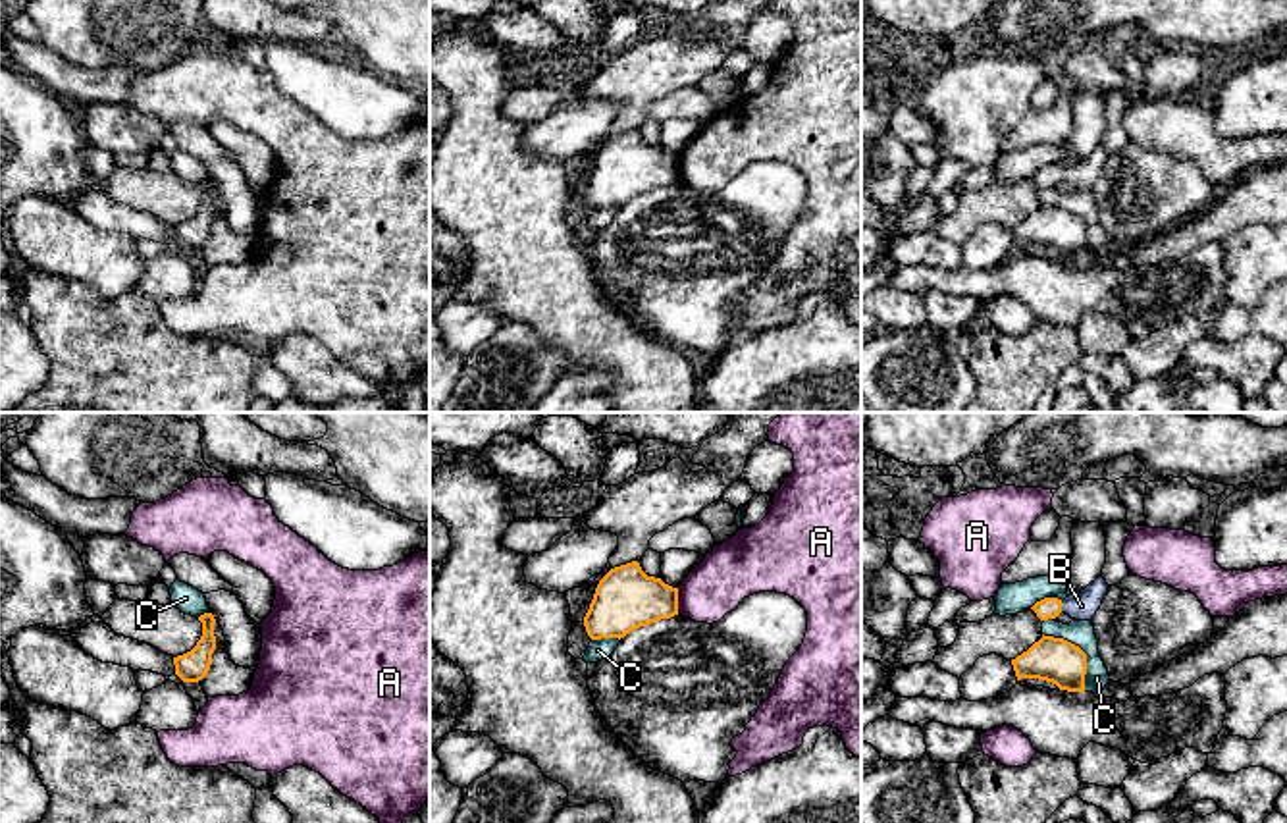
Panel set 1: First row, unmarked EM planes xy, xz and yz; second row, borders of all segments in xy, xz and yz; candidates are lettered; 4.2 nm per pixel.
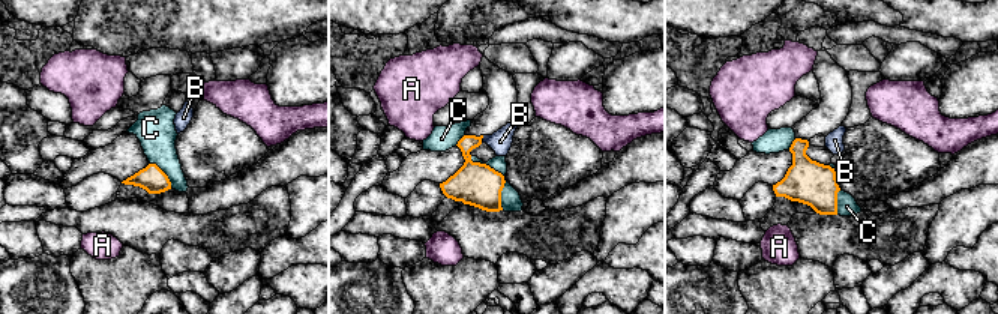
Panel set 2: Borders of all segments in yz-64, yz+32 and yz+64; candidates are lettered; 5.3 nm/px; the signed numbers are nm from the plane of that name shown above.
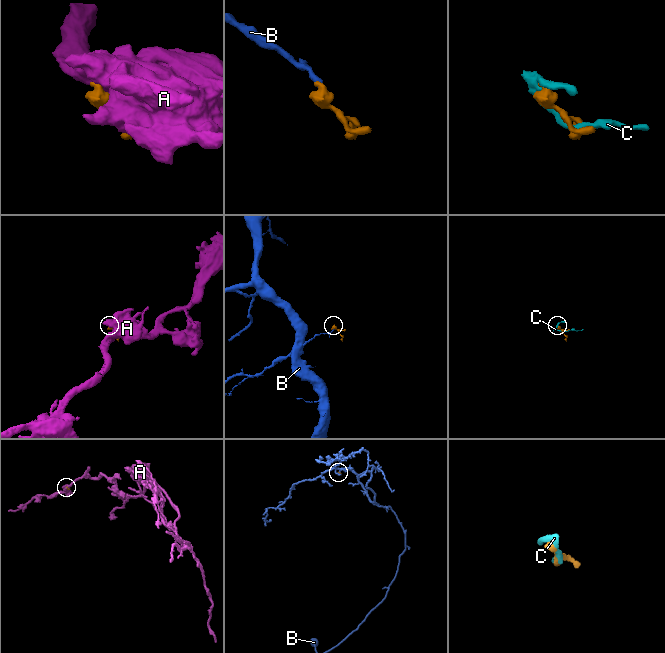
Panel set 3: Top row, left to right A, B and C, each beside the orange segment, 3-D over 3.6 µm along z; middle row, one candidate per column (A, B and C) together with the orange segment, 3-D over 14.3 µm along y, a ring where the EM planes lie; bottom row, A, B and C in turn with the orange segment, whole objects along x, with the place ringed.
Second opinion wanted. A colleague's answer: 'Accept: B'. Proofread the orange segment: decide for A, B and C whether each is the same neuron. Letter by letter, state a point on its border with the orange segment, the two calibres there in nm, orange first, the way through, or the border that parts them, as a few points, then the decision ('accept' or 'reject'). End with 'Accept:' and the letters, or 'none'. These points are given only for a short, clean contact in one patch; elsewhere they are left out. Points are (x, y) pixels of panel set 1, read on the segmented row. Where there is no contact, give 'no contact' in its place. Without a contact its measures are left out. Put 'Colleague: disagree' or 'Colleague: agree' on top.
Colleague: agree
A: contact xz (677, 600); calibres 260 and 240 nm; reject
B: contact yz (1060, 608); calibres 90 and 120 nm; way yz (1049, 608), (1060, 608), (1081, 606); accept
C: contact yz (1083, 652); calibres 190 and 110 nm; reject
Accept: B

